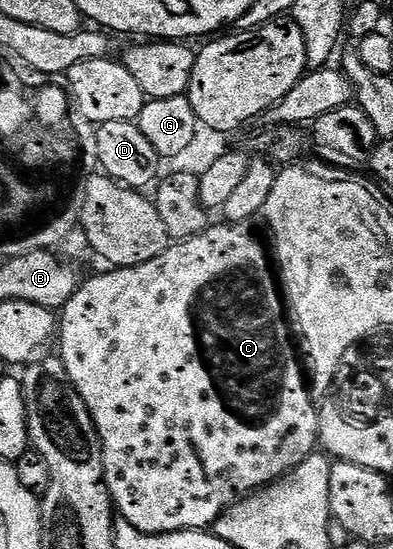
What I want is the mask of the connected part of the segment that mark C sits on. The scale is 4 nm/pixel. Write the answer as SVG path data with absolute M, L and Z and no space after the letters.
M210 224L209 228L203 230L199 235L195 235L186 241L170 244L169 248L163 251L163 255L151 259L151 263L139 263L135 267L123 267L122 269L113 267L105 271L109 273L101 273L98 277L86 276L82 280L81 286L75 291L75 295L71 295L71 299L67 299L65 306L59 310L59 341L61 337L59 356L63 367L67 367L67 375L75 387L75 391L79 391L79 395L83 399L83 403L87 407L91 419L95 423L95 431L101 440L101 446L103 447L103 467L105 468L105 485L109 488L109 498L112 499L120 520L131 523L131 527L135 527L141 533L185 533L188 529L196 529L198 531L208 530L217 522L219 515L225 509L234 505L242 497L256 490L263 489L267 485L272 485L275 481L280 481L283 474L290 473L292 469L299 467L299 463L303 463L303 459L311 456L319 445L317 439L318 406L315 404L315 401L313 405L312 399L309 398L309 389L305 386L305 377L302 374L302 363L293 365L293 353L289 353L289 345L285 345L285 325L281 325L281 313L284 309L277 309L277 300L283 296L283 293L279 288L279 281L275 276L275 269L271 264L270 254L267 252L267 249L267 254L265 254L264 247L257 242L257 237L249 230L250 226L248 224L220 224Z

